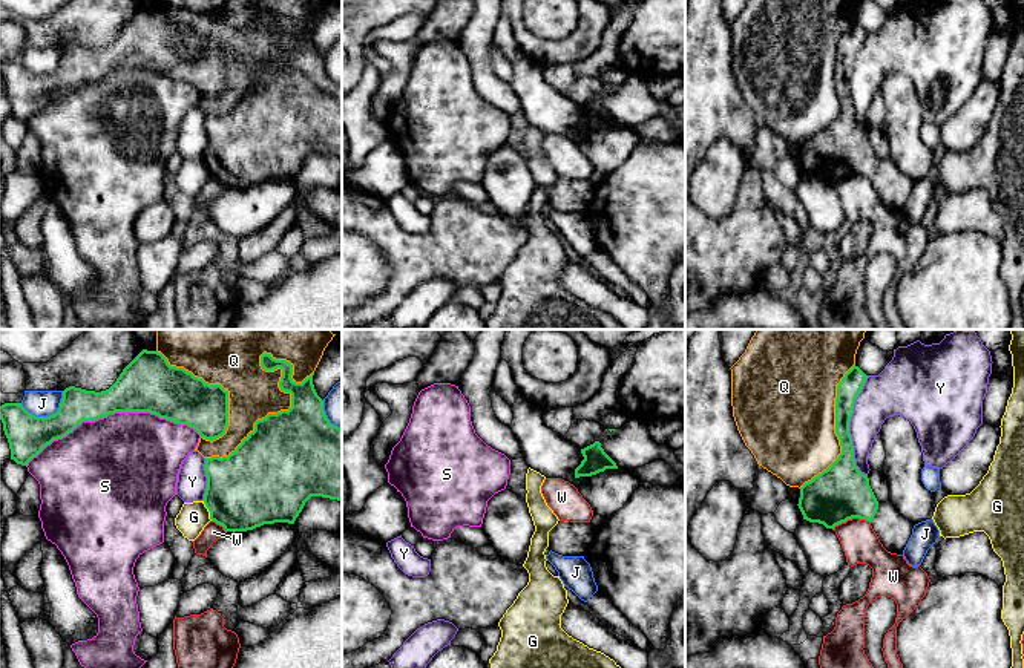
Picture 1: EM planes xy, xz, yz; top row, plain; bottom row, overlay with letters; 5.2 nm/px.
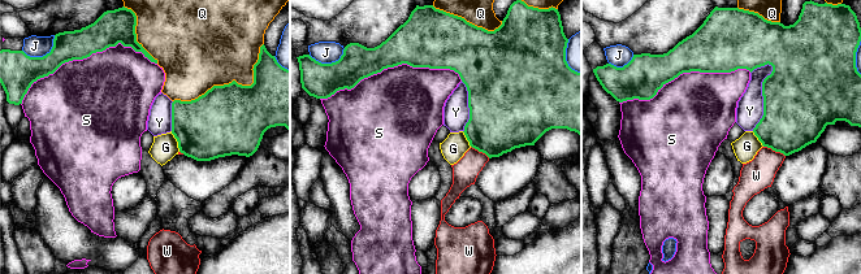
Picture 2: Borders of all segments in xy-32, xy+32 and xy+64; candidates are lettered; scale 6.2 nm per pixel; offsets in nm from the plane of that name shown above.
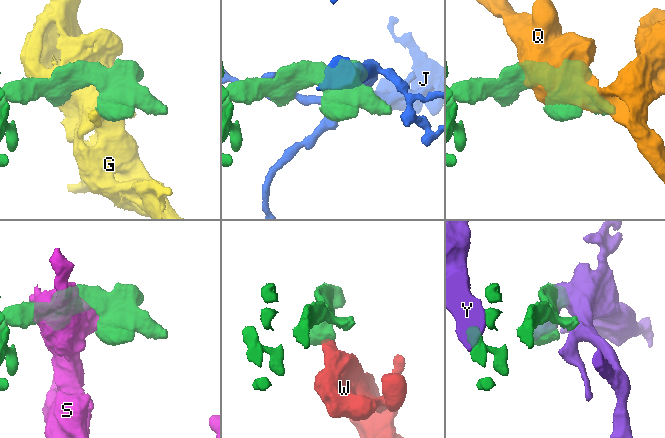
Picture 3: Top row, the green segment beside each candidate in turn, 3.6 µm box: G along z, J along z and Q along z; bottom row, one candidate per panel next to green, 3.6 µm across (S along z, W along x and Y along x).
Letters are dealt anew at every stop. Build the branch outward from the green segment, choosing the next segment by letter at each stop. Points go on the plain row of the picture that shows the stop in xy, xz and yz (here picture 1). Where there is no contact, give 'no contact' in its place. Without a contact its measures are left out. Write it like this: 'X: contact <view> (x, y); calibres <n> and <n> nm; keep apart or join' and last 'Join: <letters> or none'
G: contact xy (209, 167); calibres 420 and 160 nm; keep apart
J: contact xy (49, 72); calibres 220 and 140 nm; keep apart
Q: contact xy (281, 45); calibres 280 and 280 nm; keep apart
S: contact xy (112, 69); calibres 300 and 480 nm; keep apart
W: contact yz (851, 175); calibres 300 and 190 nm; keep apart
Y: contact yz (848, 83); calibres 160 and 240 nm; keep apart
Join: none

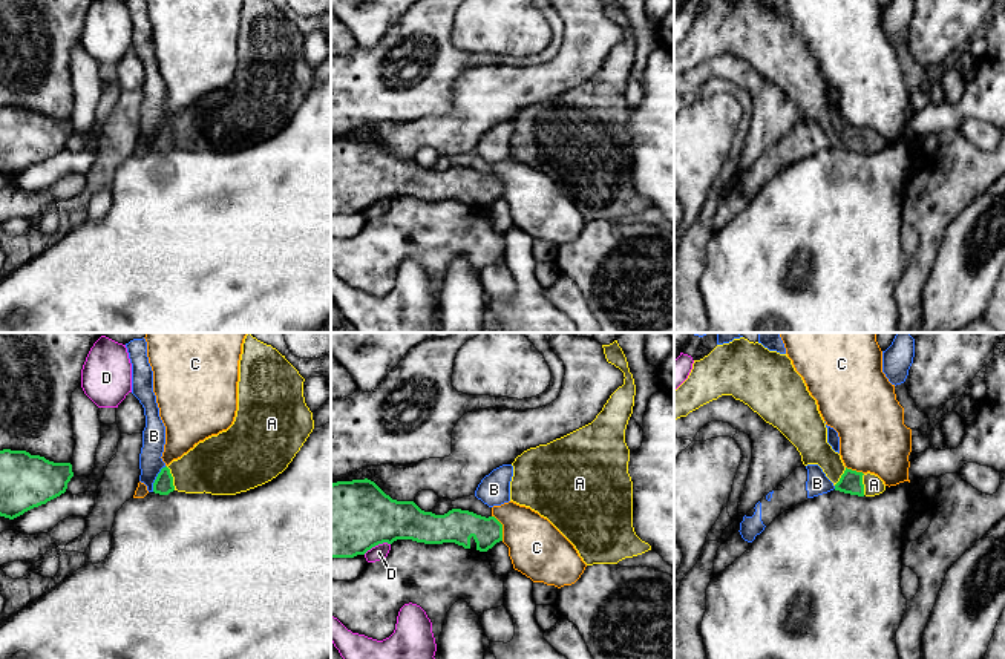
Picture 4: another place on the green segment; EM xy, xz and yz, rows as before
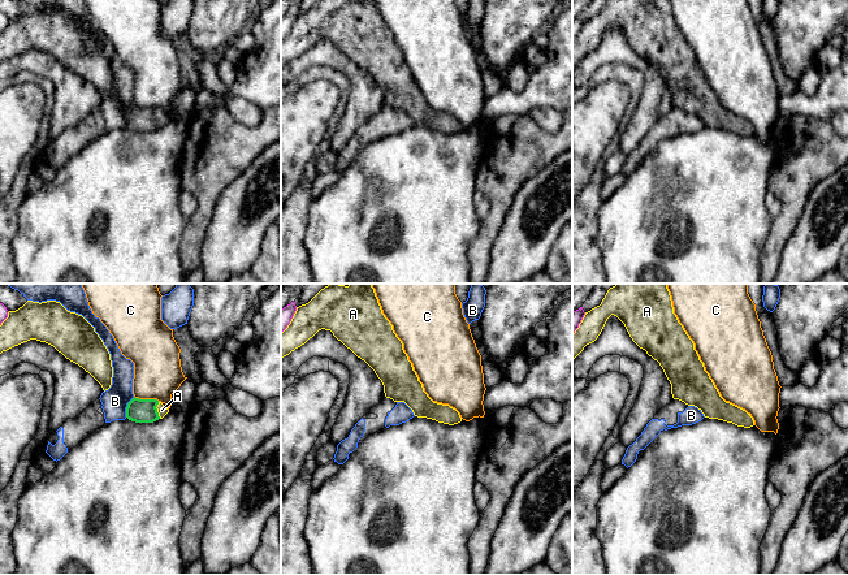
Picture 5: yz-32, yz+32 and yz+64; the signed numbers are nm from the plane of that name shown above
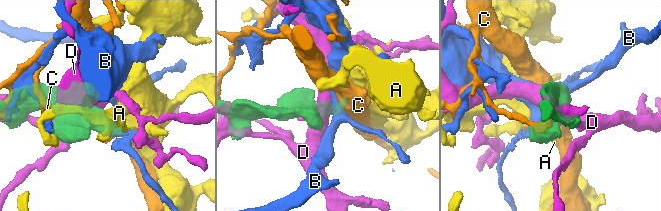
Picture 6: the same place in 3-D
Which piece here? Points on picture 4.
A: contact xy (172, 135); calibres 100 and 300 nm; join
B: contact xy (157, 135); calibres 100 and 130 nm; keep apart
C: contact xz (501, 184); calibres 180 and 300 nm; keep apart
D: contact xz (376, 201); calibres 400 and 80 nm; keep apart
Join: A

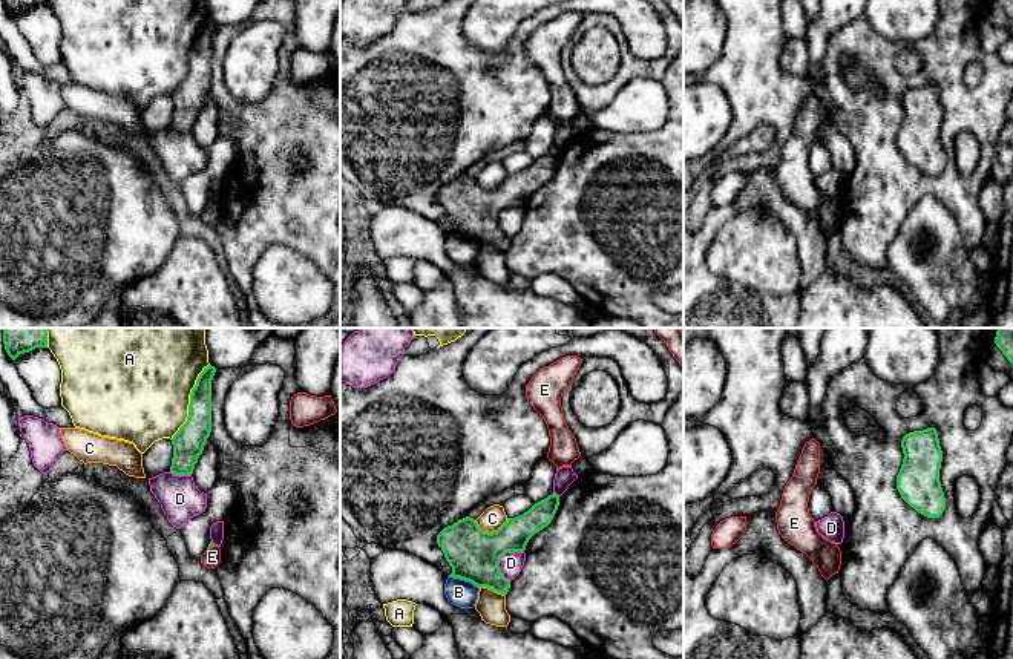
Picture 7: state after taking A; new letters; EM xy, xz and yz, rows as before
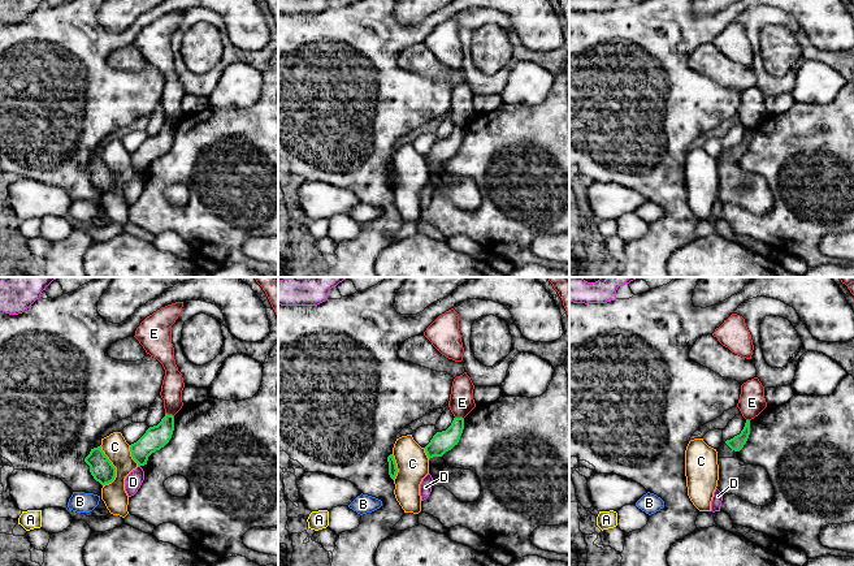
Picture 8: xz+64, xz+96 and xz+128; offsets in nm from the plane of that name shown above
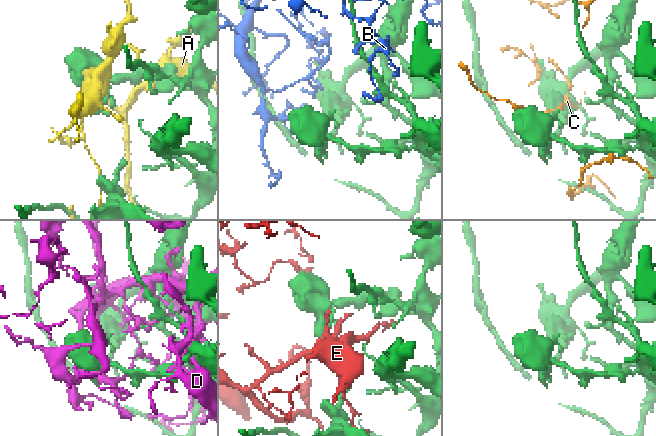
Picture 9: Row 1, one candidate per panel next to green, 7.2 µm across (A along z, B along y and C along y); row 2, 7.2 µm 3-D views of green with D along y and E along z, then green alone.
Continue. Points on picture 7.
A: contact xy (190, 59); calibres 170 and 480 nm; keep apart
B: contact xz (465, 236); calibres 260 and 140 nm; keep apart
C: contact xz (488, 189); calibres 260 and 120 nm; keep apart
D: contact xz (500, 213); calibres 260 and 120 nm; keep apart
E: contact xy (210, 203); calibres 20 and 100 nm; keep apart
Join: none

